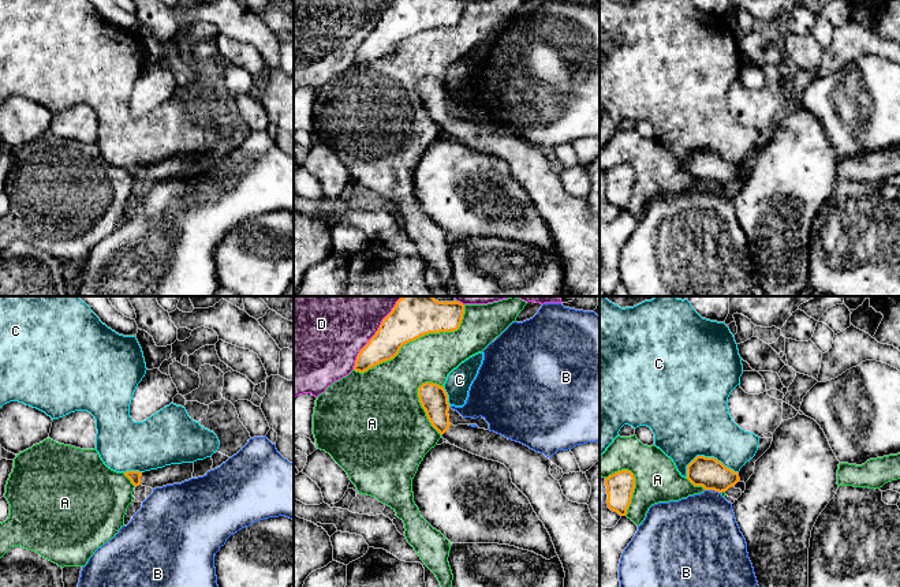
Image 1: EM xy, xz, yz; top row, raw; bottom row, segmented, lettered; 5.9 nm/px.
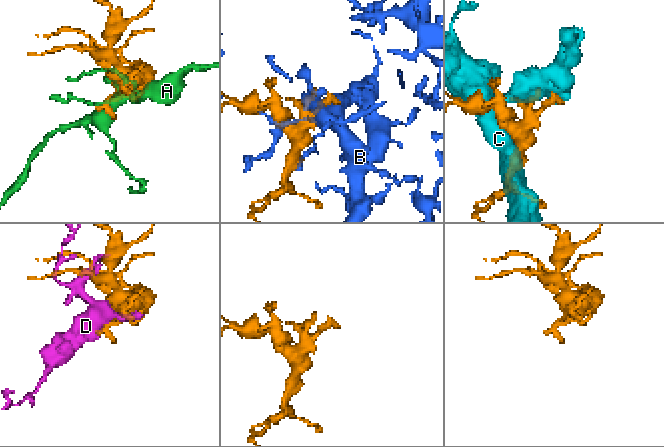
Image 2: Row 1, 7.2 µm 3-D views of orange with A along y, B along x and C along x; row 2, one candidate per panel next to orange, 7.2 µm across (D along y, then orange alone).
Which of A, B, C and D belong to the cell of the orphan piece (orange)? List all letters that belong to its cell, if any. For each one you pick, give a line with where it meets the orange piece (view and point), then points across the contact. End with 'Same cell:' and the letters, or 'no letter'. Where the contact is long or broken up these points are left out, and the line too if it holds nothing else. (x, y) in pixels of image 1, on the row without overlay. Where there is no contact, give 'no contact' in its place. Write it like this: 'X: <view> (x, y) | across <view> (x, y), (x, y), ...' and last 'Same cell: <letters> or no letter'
Same cell: no letter

